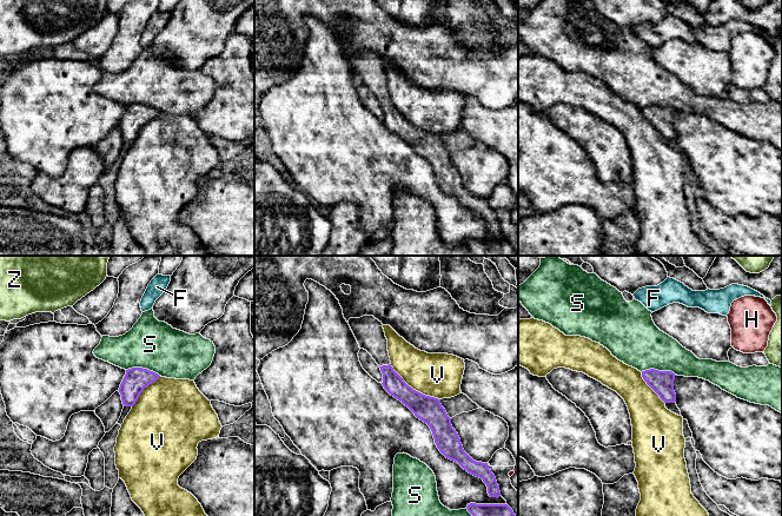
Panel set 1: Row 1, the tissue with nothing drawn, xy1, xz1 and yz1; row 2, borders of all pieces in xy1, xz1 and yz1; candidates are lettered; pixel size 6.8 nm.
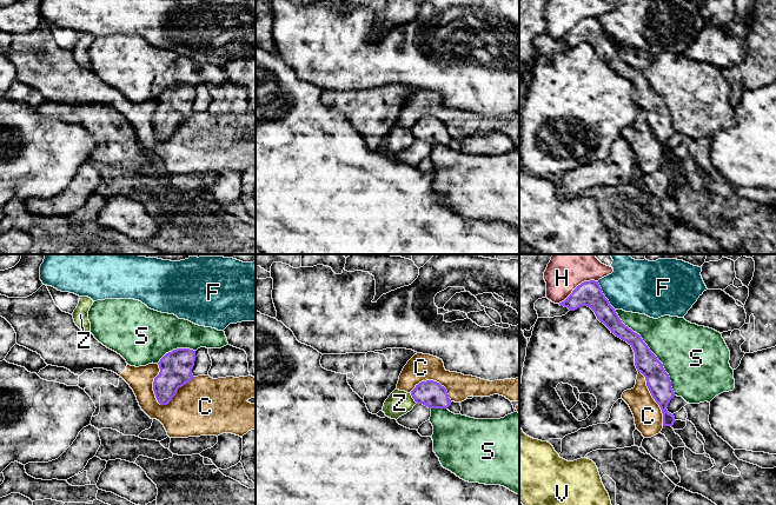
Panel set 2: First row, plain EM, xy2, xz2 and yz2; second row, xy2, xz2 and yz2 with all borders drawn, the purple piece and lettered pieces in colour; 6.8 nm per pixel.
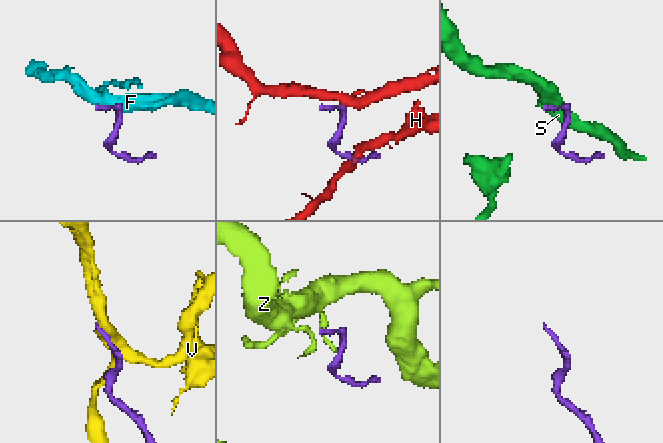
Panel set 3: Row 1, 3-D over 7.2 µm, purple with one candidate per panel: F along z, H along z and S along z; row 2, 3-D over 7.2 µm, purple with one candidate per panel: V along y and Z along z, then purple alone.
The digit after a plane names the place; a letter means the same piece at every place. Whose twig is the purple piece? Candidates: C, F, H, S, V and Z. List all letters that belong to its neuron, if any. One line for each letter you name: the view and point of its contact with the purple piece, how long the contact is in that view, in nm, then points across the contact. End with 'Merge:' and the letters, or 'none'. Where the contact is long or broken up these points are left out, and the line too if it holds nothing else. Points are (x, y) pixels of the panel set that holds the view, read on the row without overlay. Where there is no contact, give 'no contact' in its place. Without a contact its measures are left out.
Merge: none

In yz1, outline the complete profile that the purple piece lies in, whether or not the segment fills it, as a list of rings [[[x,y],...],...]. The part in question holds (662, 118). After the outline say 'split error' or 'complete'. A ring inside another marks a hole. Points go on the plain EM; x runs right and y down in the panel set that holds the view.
[[[655,105],[642,107],[643,115],[664,139],[676,138],[674,127],[675,112],[671,107],[658,107]]]; complete

